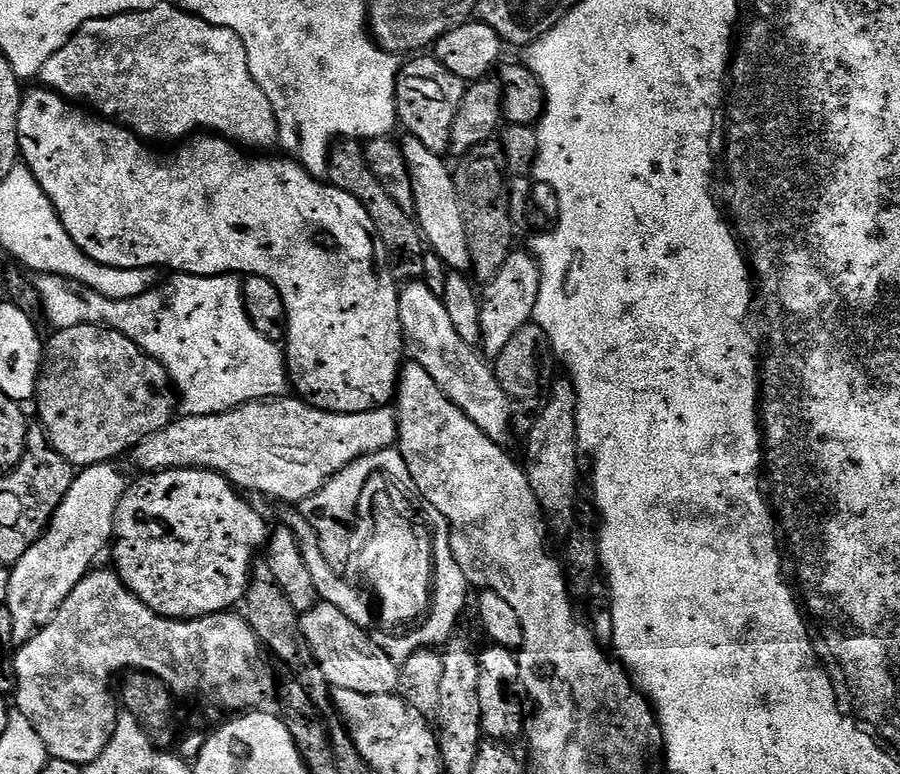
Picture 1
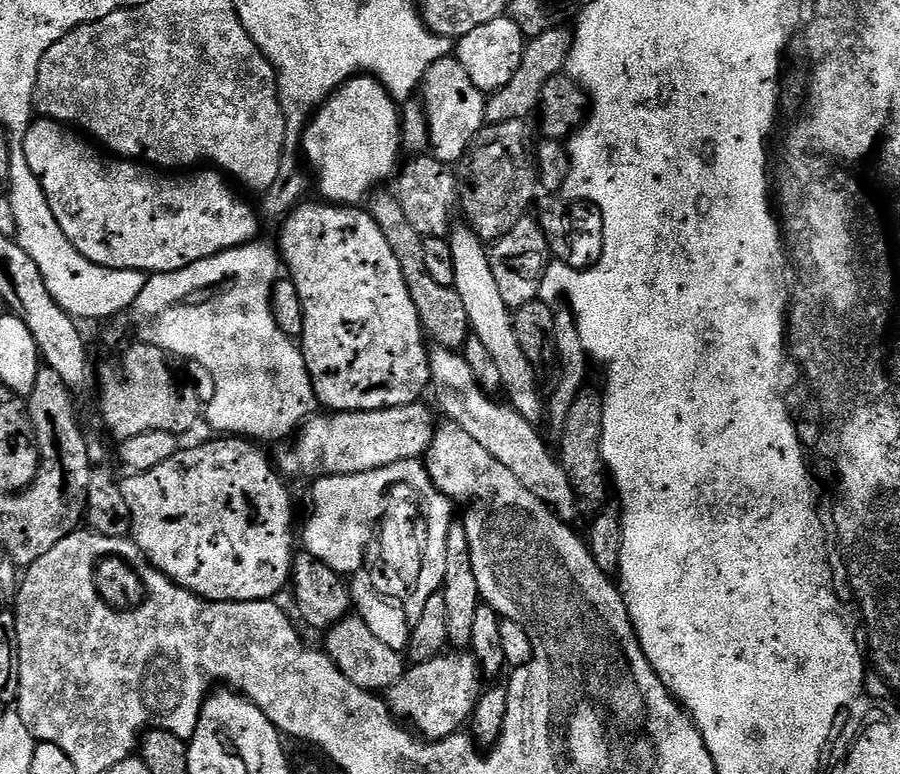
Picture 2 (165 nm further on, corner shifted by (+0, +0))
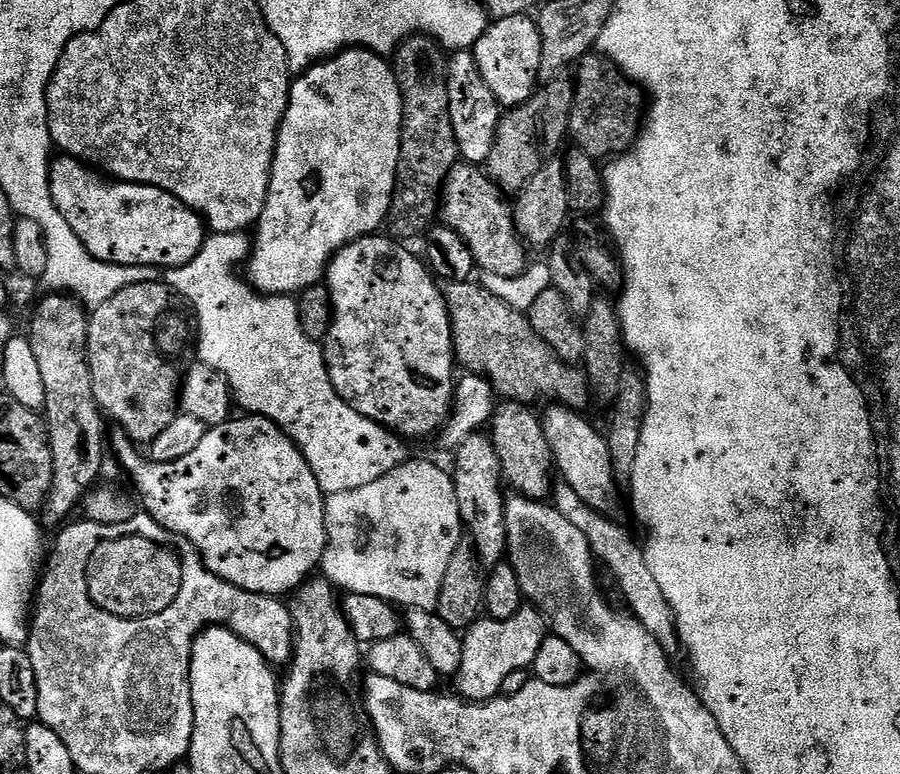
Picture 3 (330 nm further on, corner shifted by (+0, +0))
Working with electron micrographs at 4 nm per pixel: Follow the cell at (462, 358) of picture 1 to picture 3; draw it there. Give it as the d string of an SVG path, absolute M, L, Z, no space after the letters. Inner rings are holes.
M563 482L555 485L554 496L556 492L556 500L554 499L554 507L558 509L567 520L574 526L578 526L578 530L588 539L588 547L592 549L593 557L597 561L600 560L616 575L616 584L620 587L620 592L624 595L627 607L633 616L639 620L642 626L646 626L646 630L656 639L665 653L672 654L675 648L678 648L678 637L676 634L676 621L672 618L672 611L668 608L662 590L658 590L658 582L654 582L654 578L648 573L648 567L644 561L644 554L641 545L635 544L618 525L615 519L609 518L595 512L582 502L574 490L570 490L568 484Z

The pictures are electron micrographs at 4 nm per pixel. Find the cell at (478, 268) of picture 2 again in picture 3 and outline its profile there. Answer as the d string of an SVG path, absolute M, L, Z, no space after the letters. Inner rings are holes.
M556 402L542 412L542 425L544 428L544 437L552 451L555 471L560 474L559 479L563 483L568 484L570 490L574 490L574 494L578 496L587 508L595 512L601 512L602 515L611 517L612 511L619 506L618 489L616 482L612 477L612 466L609 460L609 452L607 450L607 442L605 437L599 432L596 433L582 417L576 412L571 412L568 408L563 408L563 403Z

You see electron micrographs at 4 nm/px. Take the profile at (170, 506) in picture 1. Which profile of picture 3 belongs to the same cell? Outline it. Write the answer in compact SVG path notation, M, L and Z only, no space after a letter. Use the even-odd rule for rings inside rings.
M251 414L241 415L241 420L229 418L224 424L219 424L216 428L208 428L205 431L202 442L186 454L186 458L178 458L178 462L166 462L165 464L155 464L147 455L144 456L137 448L137 445L130 437L122 431L113 431L113 436L106 440L106 448L114 459L120 463L120 468L128 472L132 479L132 484L136 487L136 492L140 495L140 500L144 503L143 511L152 516L160 523L163 528L167 528L173 537L181 536L184 540L189 540L198 551L201 552L202 563L208 571L212 572L219 580L225 580L228 584L234 585L247 592L256 592L260 596L270 596L273 598L283 597L285 594L291 594L317 571L318 565L324 559L324 547L328 545L328 535L326 534L326 524L324 522L324 501L325 493L320 491L318 482L306 462L306 458L299 452L292 439L285 434L283 428L280 428L272 420L267 420L265 416L254 416Z

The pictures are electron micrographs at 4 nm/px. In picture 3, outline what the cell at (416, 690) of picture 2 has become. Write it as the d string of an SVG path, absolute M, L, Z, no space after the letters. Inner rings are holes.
M531 606L521 607L520 611L505 620L477 619L462 636L460 668L454 677L455 691L469 702L497 699L501 695L502 682L506 682L510 674L531 669L545 635L545 625Z

